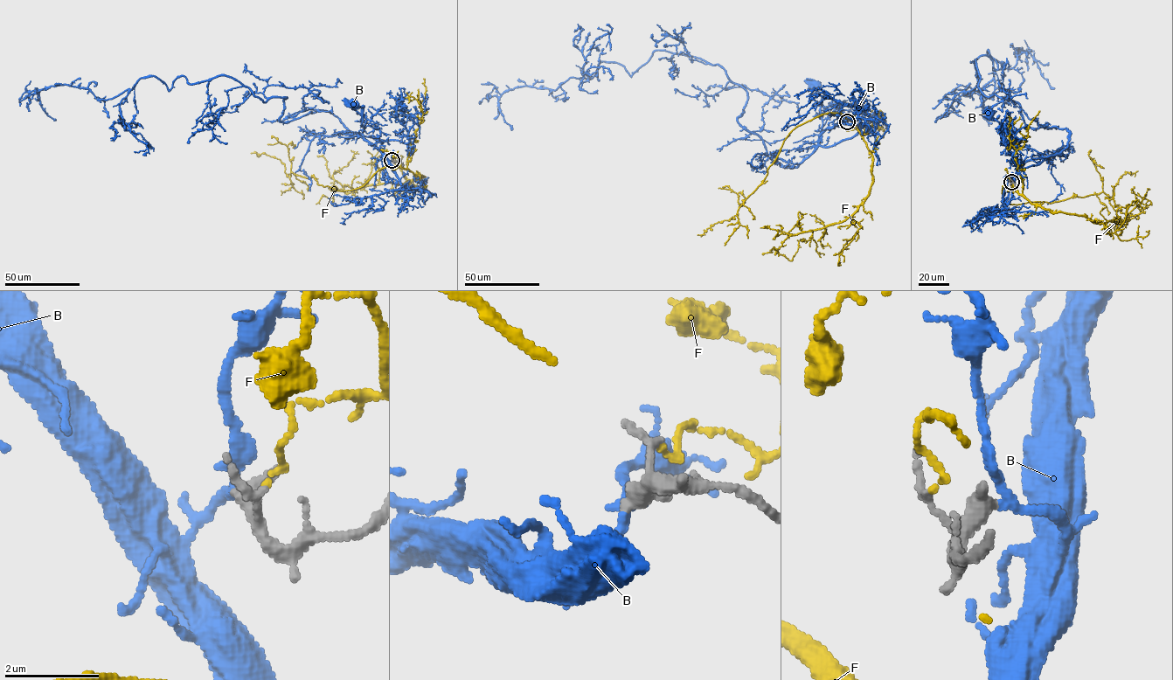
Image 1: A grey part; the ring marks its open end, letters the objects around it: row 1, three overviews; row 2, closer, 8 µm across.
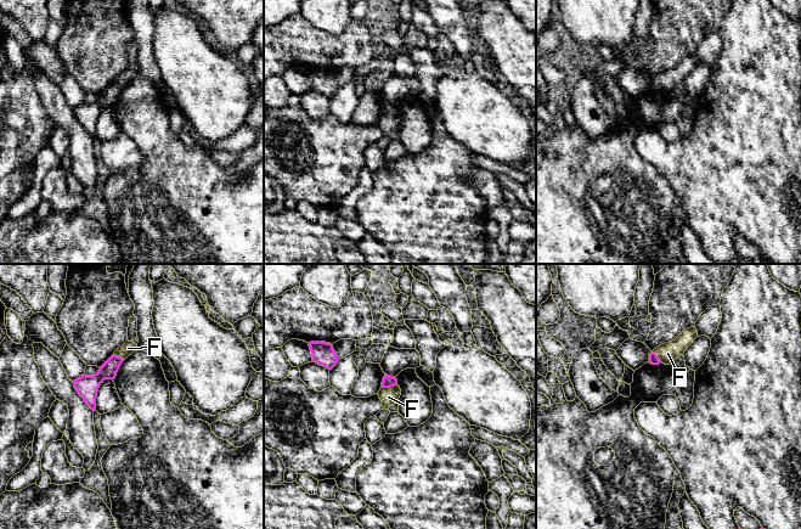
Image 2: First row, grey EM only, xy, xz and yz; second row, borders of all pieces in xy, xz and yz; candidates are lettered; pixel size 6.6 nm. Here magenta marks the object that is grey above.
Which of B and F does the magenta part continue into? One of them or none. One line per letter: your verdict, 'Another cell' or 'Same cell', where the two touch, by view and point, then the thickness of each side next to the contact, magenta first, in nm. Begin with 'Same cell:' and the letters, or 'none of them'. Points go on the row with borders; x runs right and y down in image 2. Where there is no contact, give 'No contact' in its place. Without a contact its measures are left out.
Same cell: B
B: Same cell. No contact
F: Another cell. Touches magenta at xz (389, 387). Thickness 80 nm (magenta) against 120 nm

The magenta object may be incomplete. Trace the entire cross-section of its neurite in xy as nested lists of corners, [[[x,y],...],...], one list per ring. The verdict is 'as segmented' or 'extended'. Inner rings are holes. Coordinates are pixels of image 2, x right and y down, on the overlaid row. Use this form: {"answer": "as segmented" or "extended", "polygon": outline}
{"answer": "as segmented", "polygon": [[[112,355],[94,376],[83,375],[73,381],[75,390],[92,411],[96,410],[96,398],[101,383],[105,379],[114,379],[123,361],[124,359],[120,356]]]}

